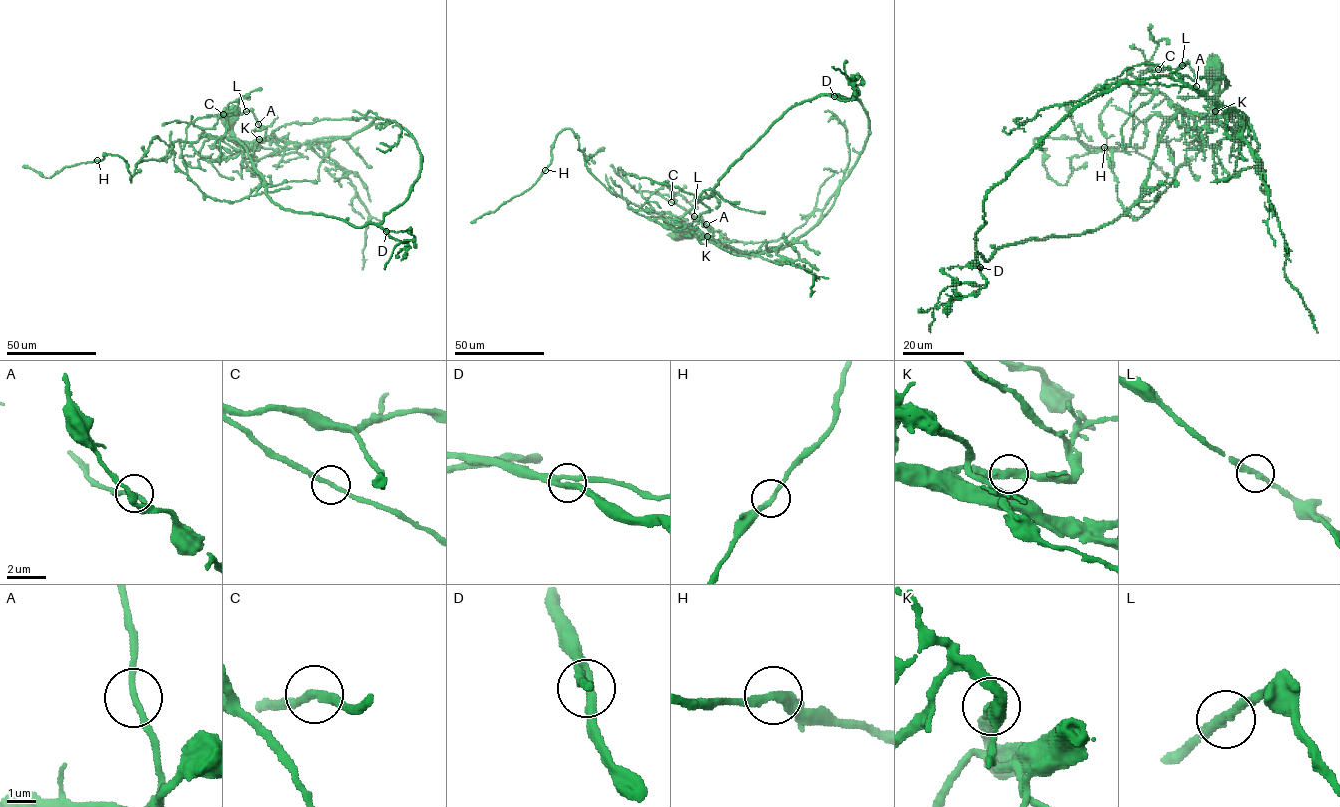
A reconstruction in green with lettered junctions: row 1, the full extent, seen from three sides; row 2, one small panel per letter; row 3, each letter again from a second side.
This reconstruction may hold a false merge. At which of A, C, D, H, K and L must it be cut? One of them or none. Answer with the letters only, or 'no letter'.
no letter

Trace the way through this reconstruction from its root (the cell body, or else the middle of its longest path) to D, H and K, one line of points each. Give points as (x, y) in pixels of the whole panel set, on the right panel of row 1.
D: (1213, 73), (1214, 116), (1177, 113), (1126, 213), (1080, 234), (1014, 242), (987, 260), (979, 254), (980, 267)
H: (1213, 73), (1214, 116), (1178, 104), (1152, 115), (1143, 146), (1074, 156), (1064, 185), (1034, 139), (1105, 146)
K: (1213, 73), (1217, 74), (1218, 92), (1215, 111)

